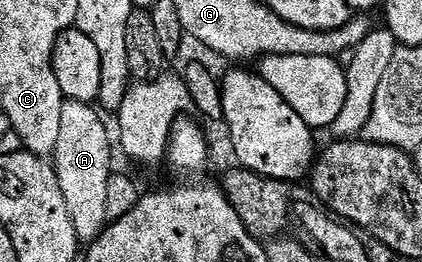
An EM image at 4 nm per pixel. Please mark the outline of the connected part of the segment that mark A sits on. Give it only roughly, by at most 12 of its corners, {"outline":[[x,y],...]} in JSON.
{"outline":[[66,100],[51,154],[78,242],[106,227],[111,129]]}

